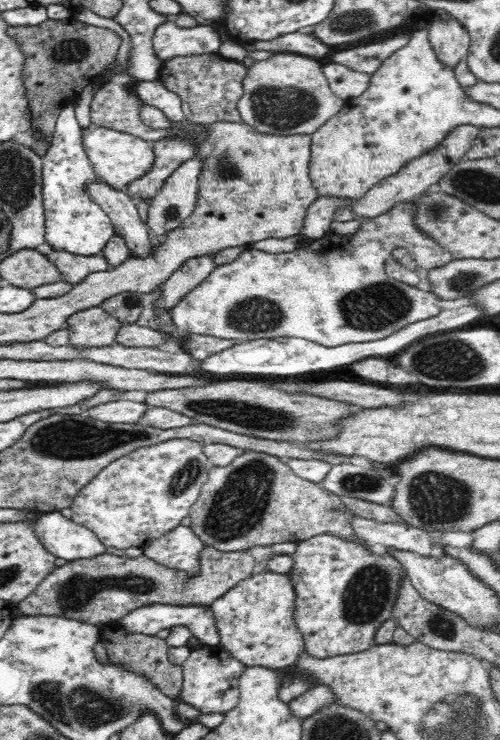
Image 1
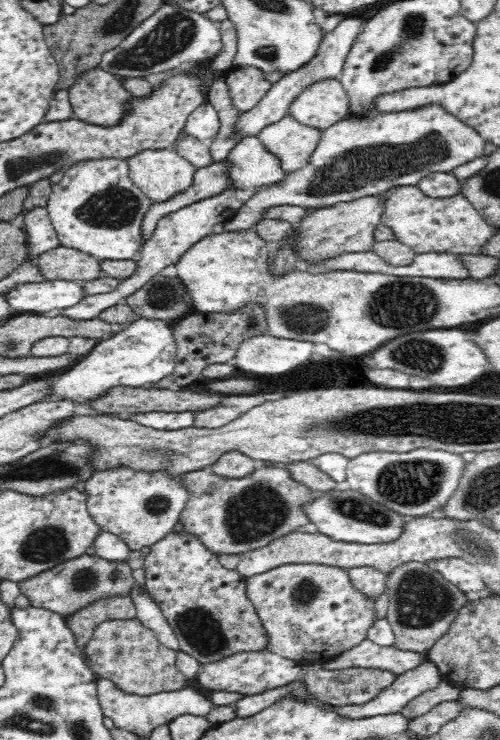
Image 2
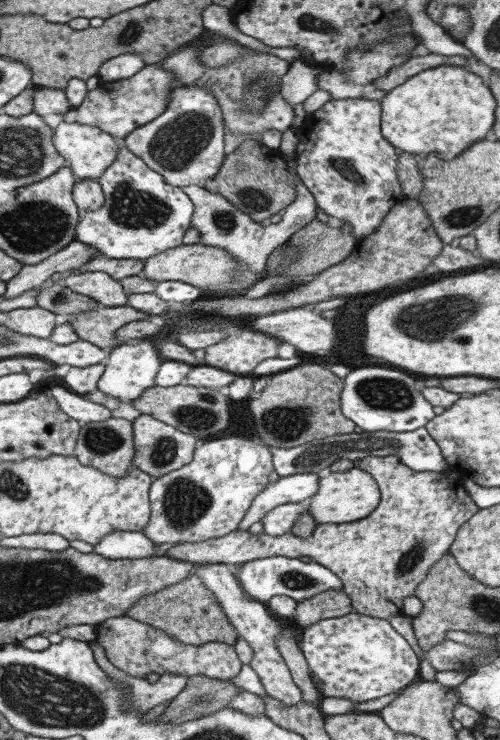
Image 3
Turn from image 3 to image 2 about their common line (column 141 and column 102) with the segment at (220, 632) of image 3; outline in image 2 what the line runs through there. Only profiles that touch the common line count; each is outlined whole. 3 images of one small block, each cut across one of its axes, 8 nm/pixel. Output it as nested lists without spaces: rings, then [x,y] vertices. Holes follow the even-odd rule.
[[[129,594],[110,595],[94,600],[94,602],[64,617],[67,620],[67,627],[75,638],[76,646],[83,656],[83,661],[90,667],[90,657],[86,653],[86,644],[91,639],[96,627],[109,620],[137,618],[137,612]]]

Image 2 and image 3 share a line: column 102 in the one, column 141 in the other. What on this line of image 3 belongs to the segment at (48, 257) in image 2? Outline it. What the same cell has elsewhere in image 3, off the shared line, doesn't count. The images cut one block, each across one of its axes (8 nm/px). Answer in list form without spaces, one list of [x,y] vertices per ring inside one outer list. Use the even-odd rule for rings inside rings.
[[[201,243],[179,245],[157,253],[143,260],[143,268],[139,276],[147,280],[163,282],[163,280],[179,280],[185,284],[191,284],[198,289],[218,286],[220,289],[231,287],[234,282],[234,274],[238,270],[238,264],[231,255],[227,255],[224,248],[208,247]]]

